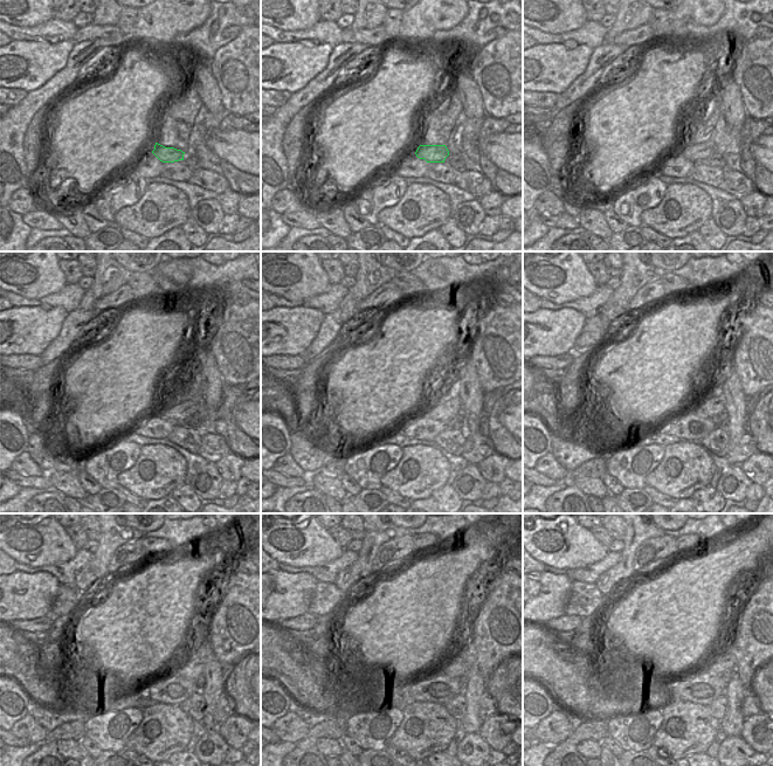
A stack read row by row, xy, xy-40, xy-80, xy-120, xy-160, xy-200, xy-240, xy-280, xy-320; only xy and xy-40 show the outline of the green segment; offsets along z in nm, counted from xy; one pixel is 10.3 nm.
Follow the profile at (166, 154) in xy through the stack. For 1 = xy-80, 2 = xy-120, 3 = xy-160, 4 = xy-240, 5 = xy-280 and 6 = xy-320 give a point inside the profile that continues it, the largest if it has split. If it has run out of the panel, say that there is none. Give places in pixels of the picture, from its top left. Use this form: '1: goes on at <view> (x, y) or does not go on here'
1: goes on at xy-80 (695, 152)
2: goes on at xy-120 (180, 412)
3: goes on at xy-160 (442, 412)
4: goes on at xy-240 (191, 667)
5: goes on at xy-280 (455, 667)
6: goes on at xy-320 (722, 663)

